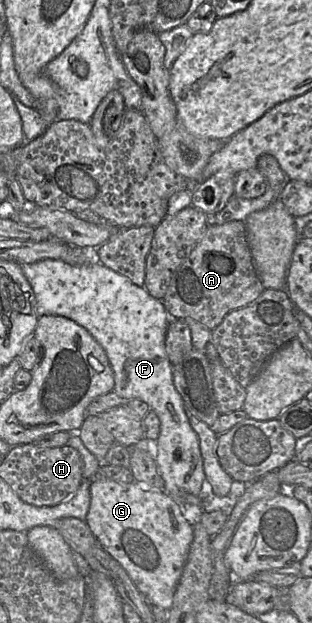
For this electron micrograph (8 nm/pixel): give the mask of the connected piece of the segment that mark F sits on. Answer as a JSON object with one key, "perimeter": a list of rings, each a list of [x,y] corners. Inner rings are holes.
{"perimeter":[[[44,259],[35,263],[24,264],[21,266],[23,274],[25,275],[33,289],[36,298],[36,312],[38,317],[44,315],[58,315],[69,318],[77,324],[79,324],[80,326],[84,327],[93,336],[93,338],[102,346],[108,357],[109,363],[114,374],[115,385],[113,392],[115,392],[119,397],[123,398],[124,400],[140,399],[144,401],[148,404],[151,411],[155,412],[155,414],[158,416],[160,420],[160,434],[157,440],[154,443],[151,443],[151,449],[153,451],[156,464],[158,466],[158,471],[164,481],[163,490],[170,494],[172,497],[178,497],[185,492],[191,493],[196,496],[204,495],[207,486],[206,477],[203,469],[203,459],[199,448],[199,438],[189,423],[183,399],[174,386],[172,375],[173,366],[171,365],[165,350],[166,333],[171,318],[169,317],[163,302],[152,297],[147,292],[145,287],[135,285],[129,278],[111,270],[110,268],[104,266],[101,263],[89,263],[81,266],[73,266],[61,260]]]}

